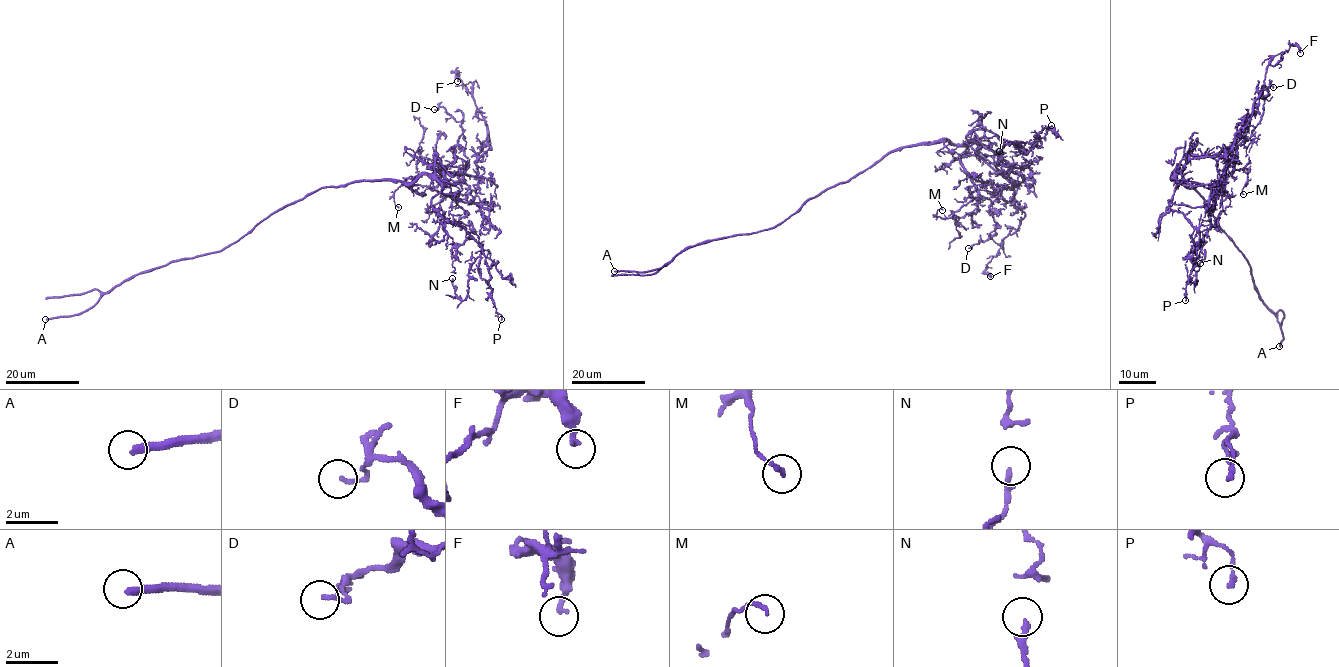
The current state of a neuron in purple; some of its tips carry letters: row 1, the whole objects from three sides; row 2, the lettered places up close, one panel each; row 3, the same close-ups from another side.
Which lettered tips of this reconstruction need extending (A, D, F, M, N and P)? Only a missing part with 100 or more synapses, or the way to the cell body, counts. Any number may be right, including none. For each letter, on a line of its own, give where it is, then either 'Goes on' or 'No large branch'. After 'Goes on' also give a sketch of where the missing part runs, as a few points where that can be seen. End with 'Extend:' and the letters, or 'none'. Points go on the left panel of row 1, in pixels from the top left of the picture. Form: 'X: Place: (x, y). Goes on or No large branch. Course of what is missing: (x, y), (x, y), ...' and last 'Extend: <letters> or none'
A: Place: (45, 319). Goes on
D: Place: (434, 109). No large branch
F: Place: (457, 81). No large branch
M: Place: (398, 207). No large branch
N: Place: (452, 278). No large branch
P: Place: (501, 319). No large branch
Extend: A

